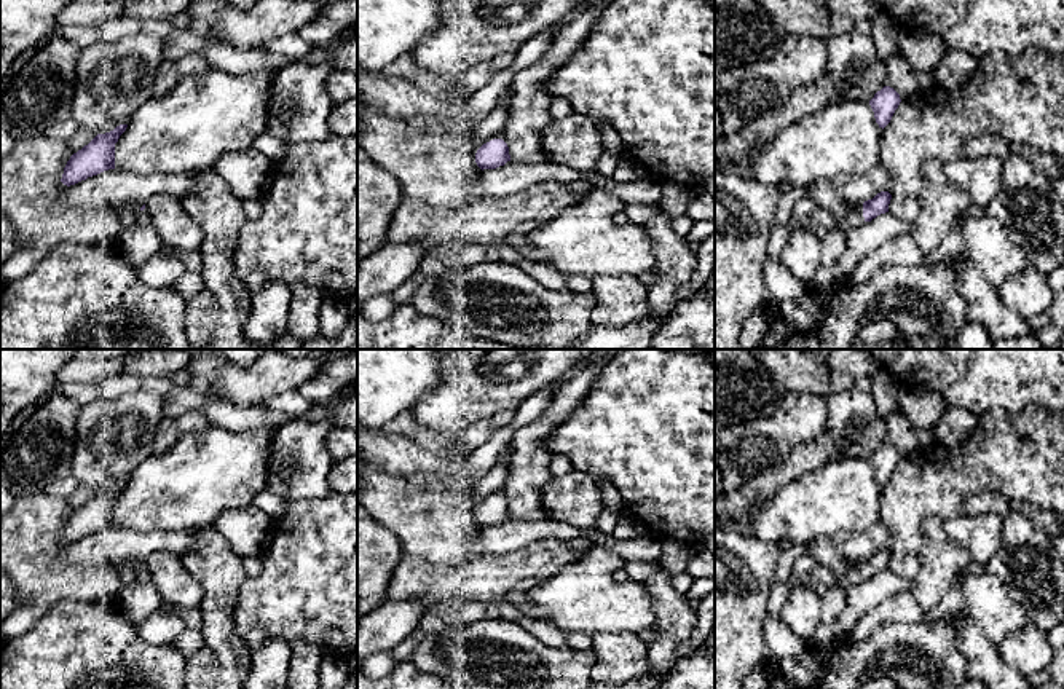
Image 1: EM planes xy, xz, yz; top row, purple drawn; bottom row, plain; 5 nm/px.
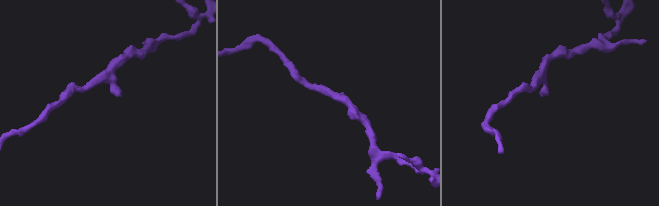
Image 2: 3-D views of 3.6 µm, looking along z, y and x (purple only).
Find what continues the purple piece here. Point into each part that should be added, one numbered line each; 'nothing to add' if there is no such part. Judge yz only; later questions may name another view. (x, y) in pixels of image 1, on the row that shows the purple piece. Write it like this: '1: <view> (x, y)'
1: yz (833, 244)

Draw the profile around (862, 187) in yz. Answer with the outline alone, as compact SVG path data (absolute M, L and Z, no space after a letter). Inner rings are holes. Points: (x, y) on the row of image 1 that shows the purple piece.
M877 163L863 174L837 175L831 183L844 199L865 203L881 191L889 191L889 169L882 163Z

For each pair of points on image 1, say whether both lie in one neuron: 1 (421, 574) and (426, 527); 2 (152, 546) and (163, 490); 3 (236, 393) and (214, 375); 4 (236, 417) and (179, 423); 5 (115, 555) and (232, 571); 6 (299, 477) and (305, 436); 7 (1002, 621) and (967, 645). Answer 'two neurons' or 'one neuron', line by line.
1: two neurons
2: two neurons
3: one neuron
4: two neurons
5: two neurons
6: one neuron
7: two neurons

